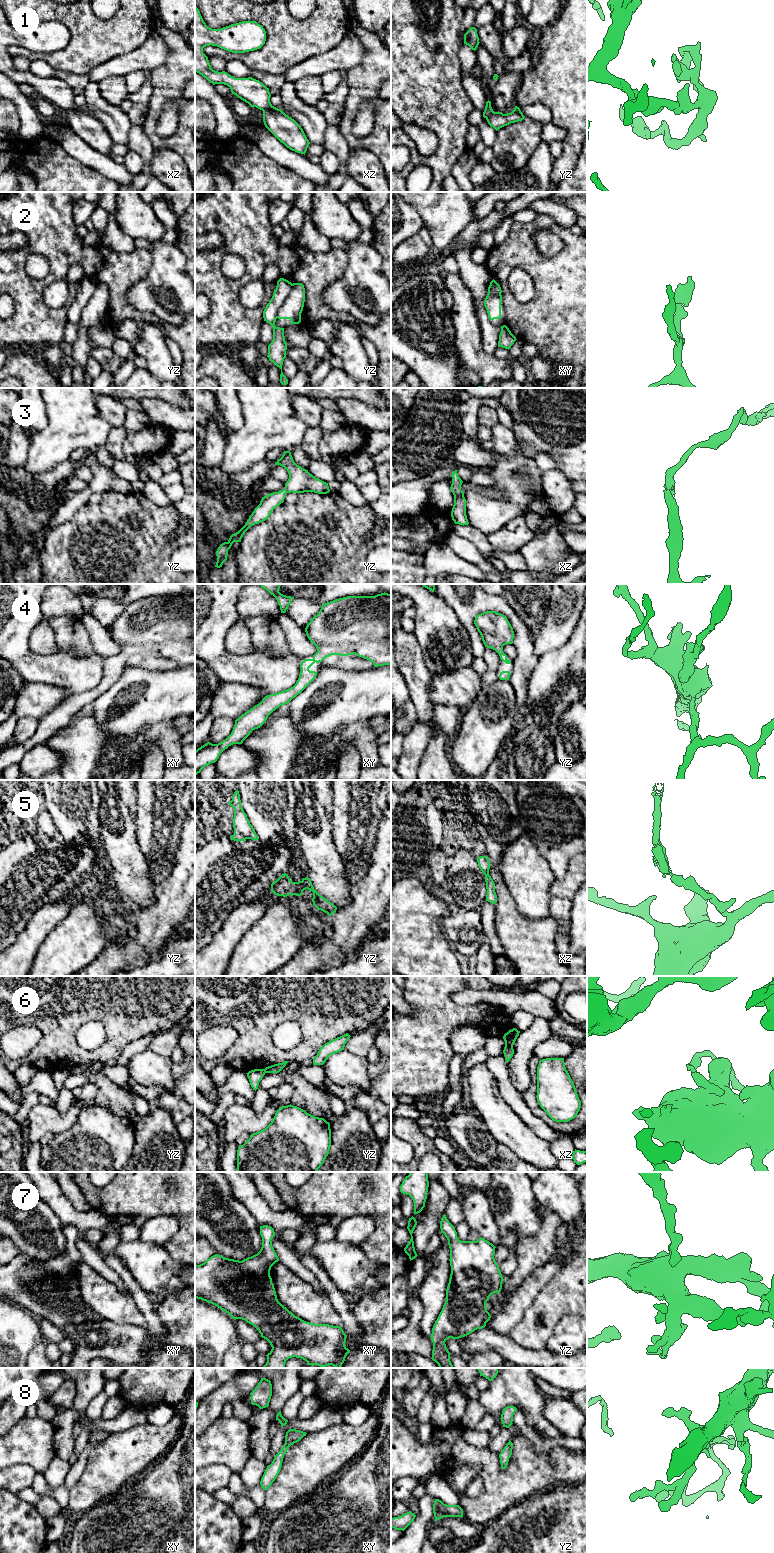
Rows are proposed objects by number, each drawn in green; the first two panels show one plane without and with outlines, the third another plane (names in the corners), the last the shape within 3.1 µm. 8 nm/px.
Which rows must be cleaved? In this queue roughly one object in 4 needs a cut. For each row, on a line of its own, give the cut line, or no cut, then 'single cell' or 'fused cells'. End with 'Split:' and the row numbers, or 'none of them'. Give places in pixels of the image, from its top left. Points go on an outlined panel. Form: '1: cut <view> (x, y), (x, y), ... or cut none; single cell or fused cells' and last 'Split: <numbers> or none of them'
1: cut none; single cell
2: cut yz (292, 284), (291, 290), (276, 317); fused cells
3: cut none; single cell
4: cut none; single cell
5: cut none; single cell
6: cut xz (505, 1044), (512, 1047); fused cells
7: cut none; single cell
8: cut none; single cell
Split: 2, 6

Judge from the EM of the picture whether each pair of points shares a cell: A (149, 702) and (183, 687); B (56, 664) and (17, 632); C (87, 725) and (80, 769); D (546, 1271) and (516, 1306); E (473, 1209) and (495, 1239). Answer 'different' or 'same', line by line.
A: same
B: same
C: same
D: same
E: same

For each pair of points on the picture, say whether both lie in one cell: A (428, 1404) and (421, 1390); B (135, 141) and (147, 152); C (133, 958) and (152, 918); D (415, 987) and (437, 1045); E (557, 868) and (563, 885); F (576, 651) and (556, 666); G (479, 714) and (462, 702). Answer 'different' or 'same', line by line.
A: different
B: same
C: different
D: same
E: different
F: same
G: different

